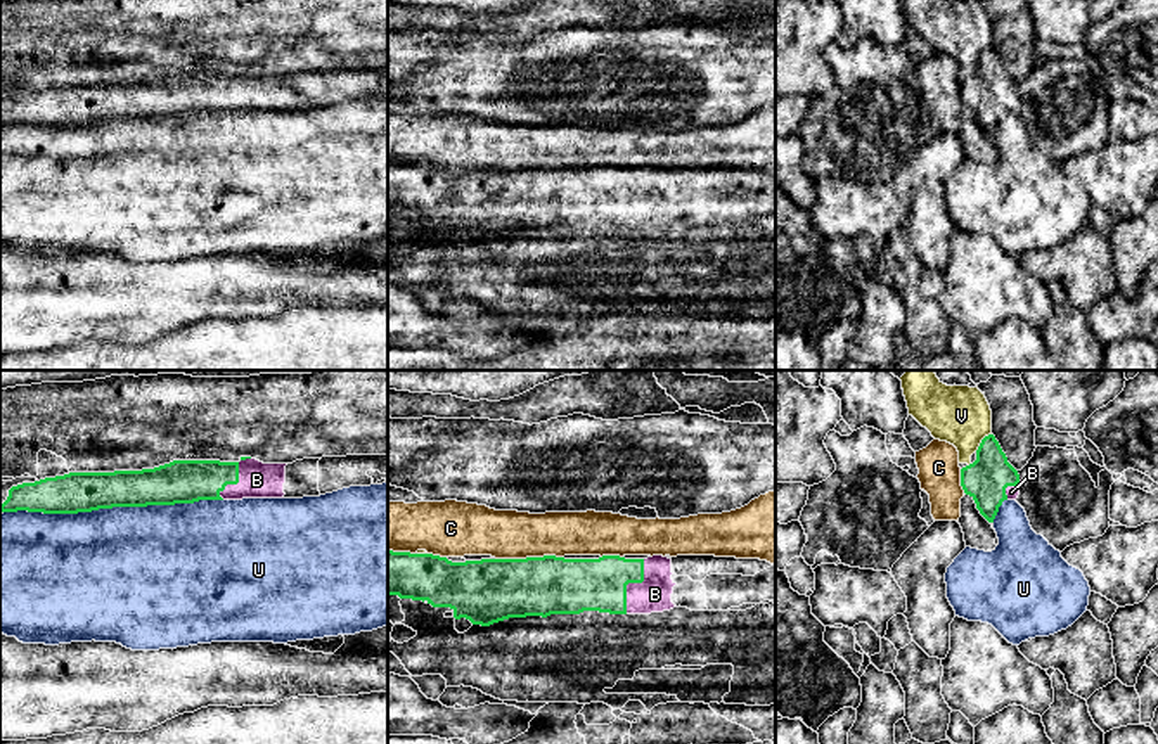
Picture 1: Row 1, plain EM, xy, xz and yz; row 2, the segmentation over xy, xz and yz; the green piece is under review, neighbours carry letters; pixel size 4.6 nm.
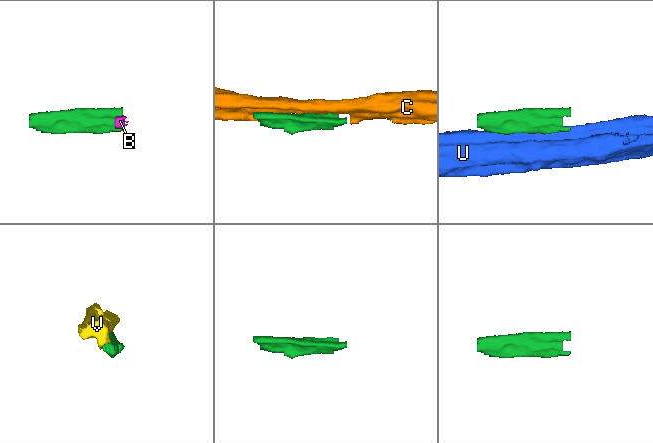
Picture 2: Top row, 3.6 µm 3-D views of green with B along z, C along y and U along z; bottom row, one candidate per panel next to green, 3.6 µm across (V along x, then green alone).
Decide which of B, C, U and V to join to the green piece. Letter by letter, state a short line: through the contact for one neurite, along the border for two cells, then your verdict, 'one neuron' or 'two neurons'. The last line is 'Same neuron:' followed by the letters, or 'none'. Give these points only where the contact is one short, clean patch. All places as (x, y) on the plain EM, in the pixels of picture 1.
B: one neuron
C: two neurons
U: two neurons
V: two neurons
Same neuron: B

